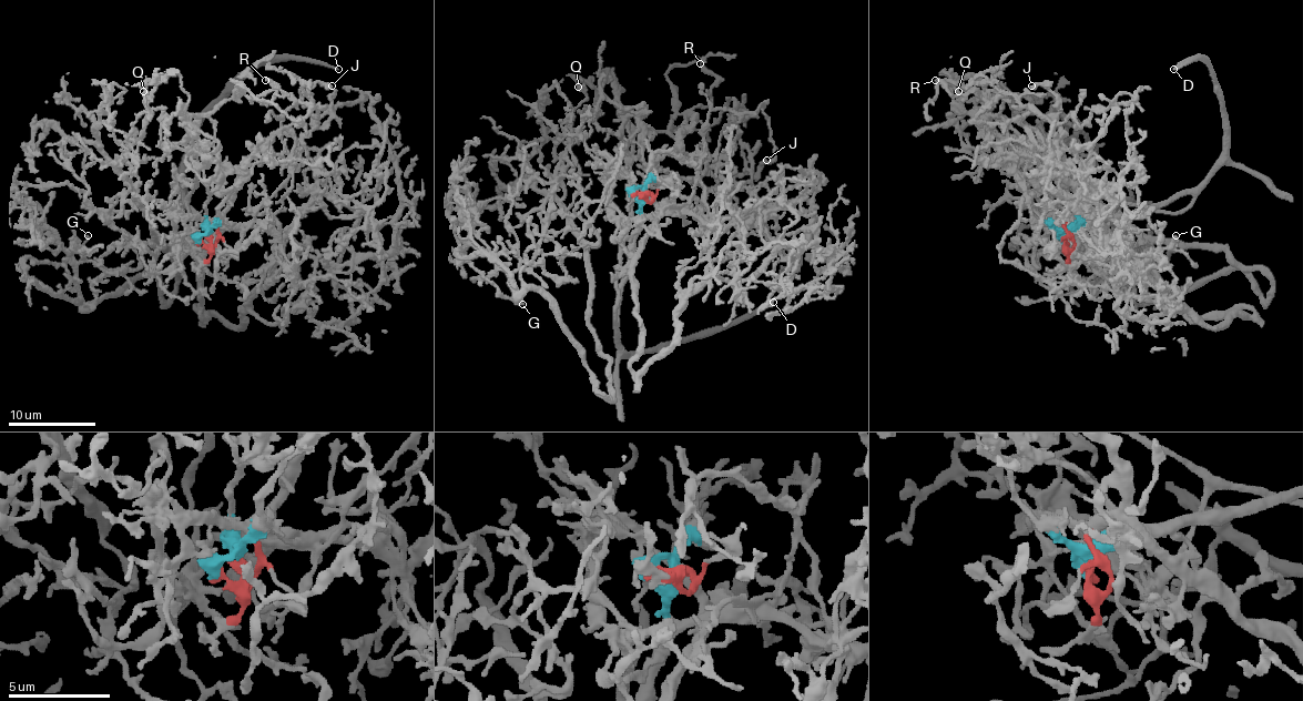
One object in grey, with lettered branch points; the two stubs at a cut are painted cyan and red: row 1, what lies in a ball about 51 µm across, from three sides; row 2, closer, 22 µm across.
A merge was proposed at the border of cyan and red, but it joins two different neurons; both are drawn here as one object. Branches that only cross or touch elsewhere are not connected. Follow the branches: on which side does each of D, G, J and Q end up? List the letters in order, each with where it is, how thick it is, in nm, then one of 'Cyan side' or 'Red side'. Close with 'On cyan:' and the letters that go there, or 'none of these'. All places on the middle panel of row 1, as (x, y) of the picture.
D: Place: (773, 302). Thickness 180 nm. Cyan side
G: Place: (522, 304). Thickness 200 nm. Red side
J: Place: (766, 160). Thickness 360 nm. Red side
Q: Place: (578, 87). Thickness 200 nm. Red side
On cyan: D

